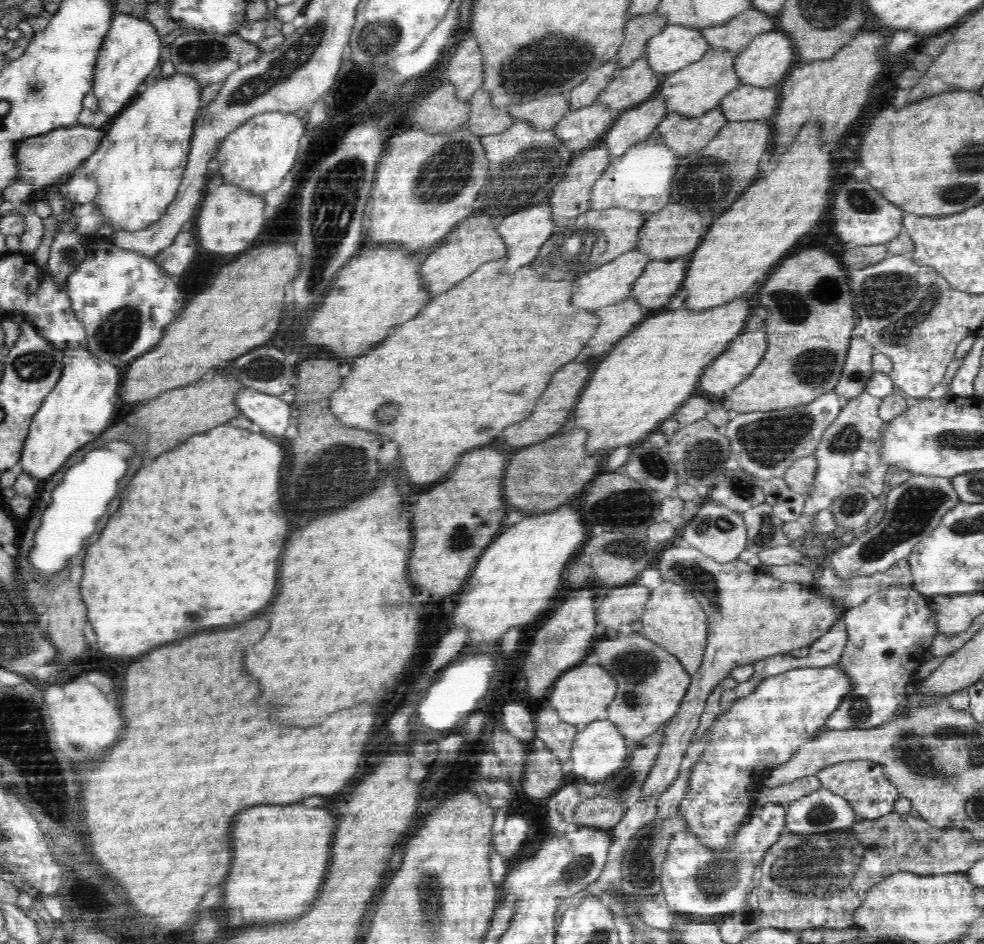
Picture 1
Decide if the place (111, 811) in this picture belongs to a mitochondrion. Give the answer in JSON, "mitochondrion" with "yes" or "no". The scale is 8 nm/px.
{"mitochondrion":"no"}

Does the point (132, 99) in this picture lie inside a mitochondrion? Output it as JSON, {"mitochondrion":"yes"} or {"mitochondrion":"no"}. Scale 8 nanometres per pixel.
{"mitochondrion":"no"}

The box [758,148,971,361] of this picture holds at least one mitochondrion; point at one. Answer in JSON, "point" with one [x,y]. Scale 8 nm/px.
{"point":[899,303]}

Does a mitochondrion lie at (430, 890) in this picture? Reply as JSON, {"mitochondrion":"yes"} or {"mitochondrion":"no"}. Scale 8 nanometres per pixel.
{"mitochondrion":"yes"}

